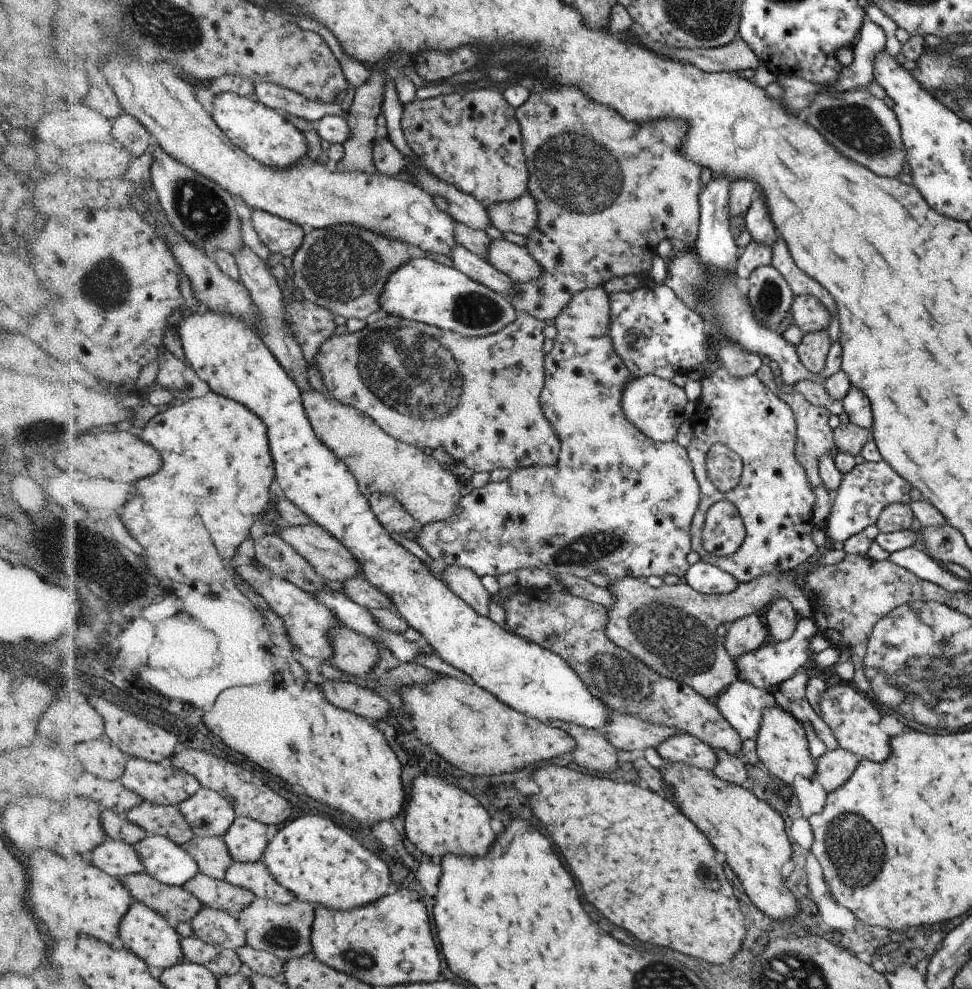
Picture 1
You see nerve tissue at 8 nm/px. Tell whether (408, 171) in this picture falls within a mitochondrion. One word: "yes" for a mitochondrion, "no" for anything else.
no

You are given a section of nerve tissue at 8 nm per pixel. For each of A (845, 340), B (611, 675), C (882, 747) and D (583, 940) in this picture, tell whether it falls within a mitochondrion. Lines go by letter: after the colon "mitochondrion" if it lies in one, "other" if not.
A: other
B: mitochondrion
C: other
D: other

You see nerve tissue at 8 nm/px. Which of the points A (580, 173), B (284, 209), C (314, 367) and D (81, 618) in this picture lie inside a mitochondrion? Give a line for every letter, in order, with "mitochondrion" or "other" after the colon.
A: mitochondrion
B: other
C: other
D: other

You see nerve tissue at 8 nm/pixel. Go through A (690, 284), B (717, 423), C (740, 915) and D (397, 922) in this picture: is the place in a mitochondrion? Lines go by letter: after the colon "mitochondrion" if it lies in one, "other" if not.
A: mitochondrion
B: other
C: other
D: other

